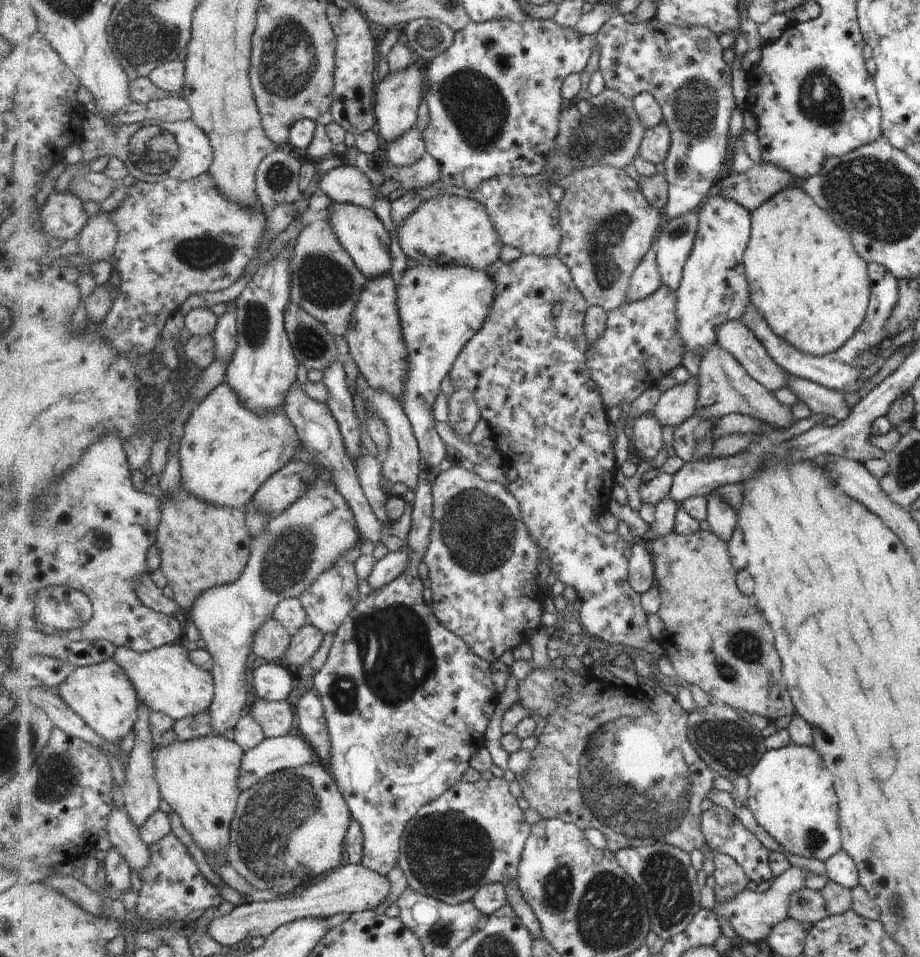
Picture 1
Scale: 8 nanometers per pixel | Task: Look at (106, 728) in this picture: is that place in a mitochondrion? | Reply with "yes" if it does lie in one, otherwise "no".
no

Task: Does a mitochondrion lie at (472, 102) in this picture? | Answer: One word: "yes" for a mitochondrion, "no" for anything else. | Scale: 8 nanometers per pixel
yes

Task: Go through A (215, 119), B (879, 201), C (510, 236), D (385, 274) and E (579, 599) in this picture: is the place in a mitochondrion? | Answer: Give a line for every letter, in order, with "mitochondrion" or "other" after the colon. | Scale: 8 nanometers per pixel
A: other
B: mitochondrion
C: other
D: other
E: other

